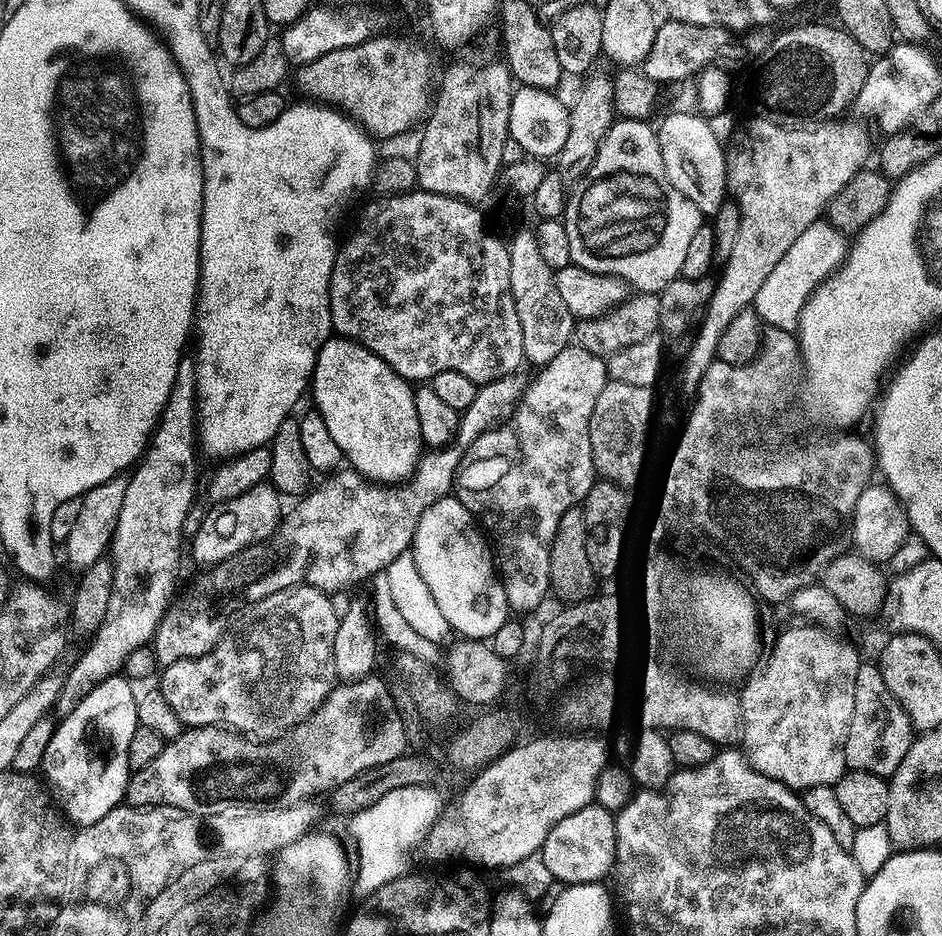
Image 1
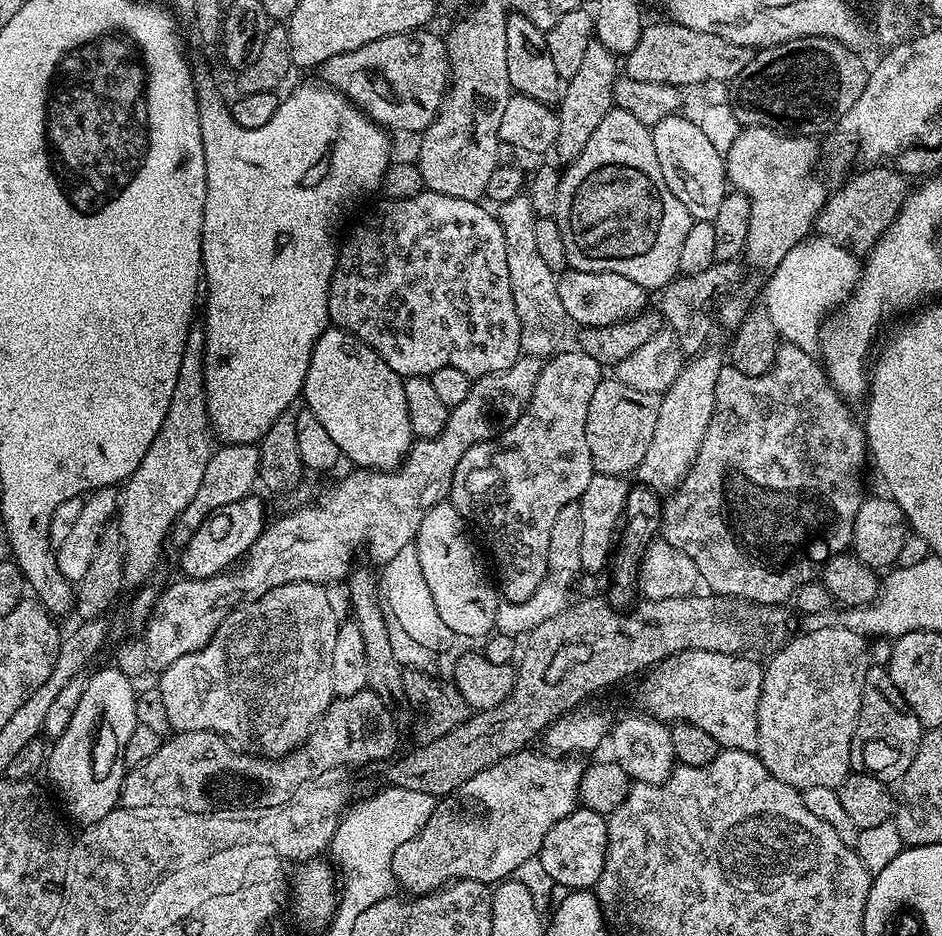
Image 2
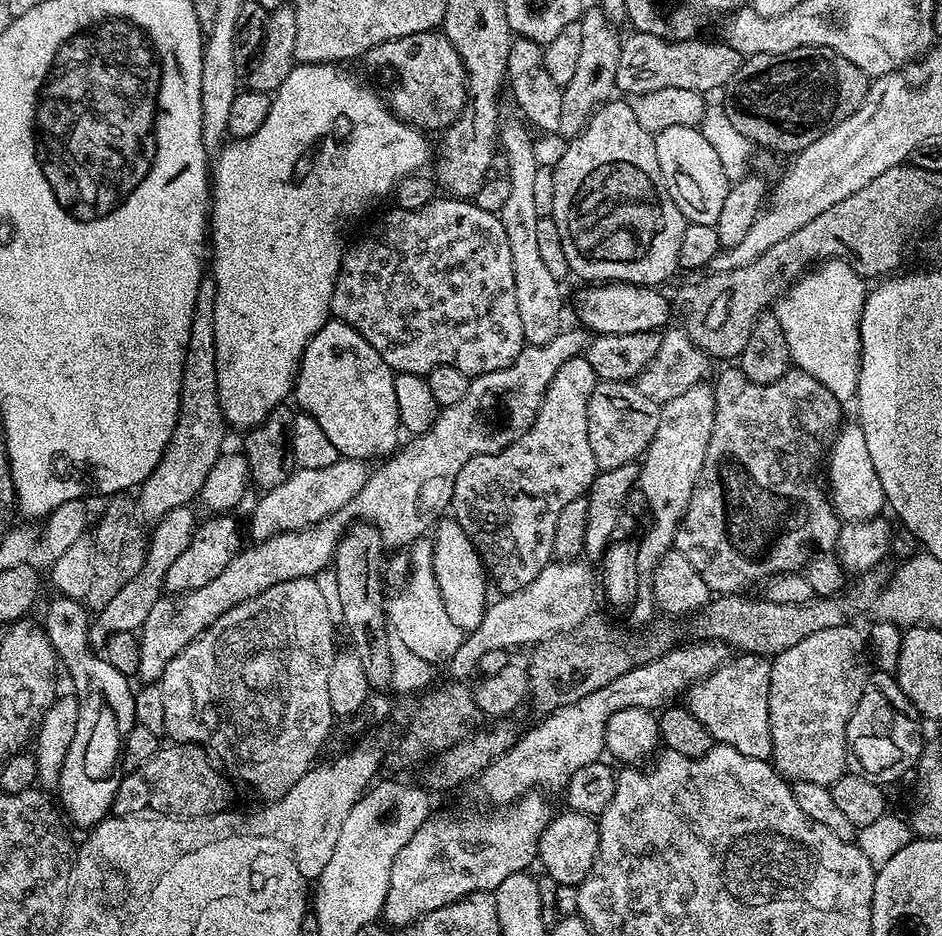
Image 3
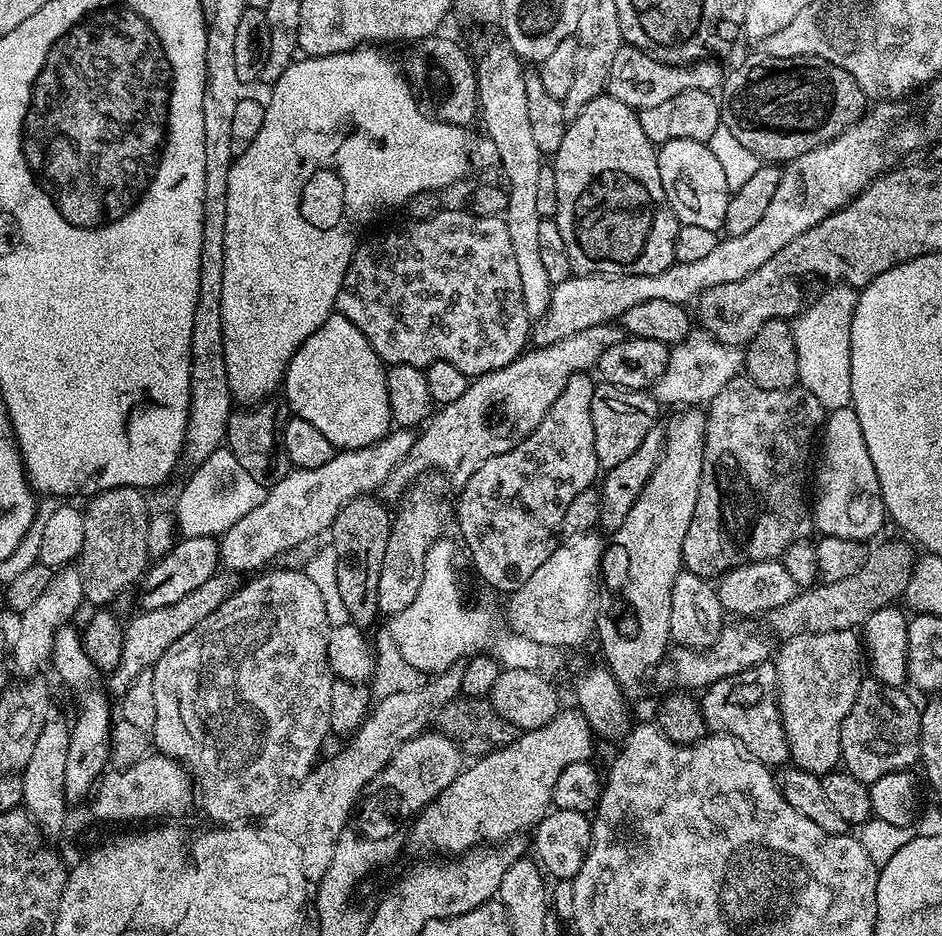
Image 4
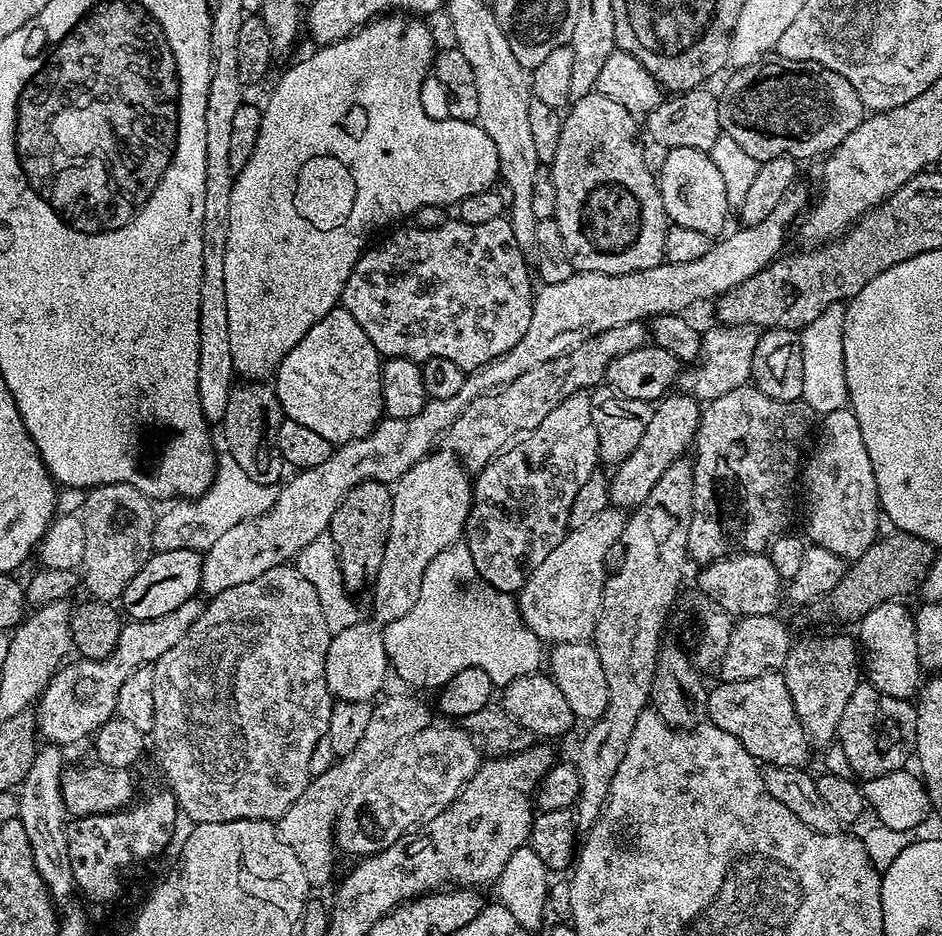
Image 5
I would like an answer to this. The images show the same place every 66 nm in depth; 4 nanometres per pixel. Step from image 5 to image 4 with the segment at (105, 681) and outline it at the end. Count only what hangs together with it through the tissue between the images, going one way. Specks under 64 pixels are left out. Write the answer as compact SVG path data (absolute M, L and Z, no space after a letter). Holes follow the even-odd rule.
M187 596L181 598L179 602L174 602L174 606L166 606L150 612L141 611L140 616L134 617L130 622L127 621L124 629L122 658L118 666L110 672L113 693L114 691L116 694L123 693L136 676L151 669L152 665L158 662L158 658L167 650L171 641L186 634L198 621L208 616L209 605L199 604L198 601L196 596Z

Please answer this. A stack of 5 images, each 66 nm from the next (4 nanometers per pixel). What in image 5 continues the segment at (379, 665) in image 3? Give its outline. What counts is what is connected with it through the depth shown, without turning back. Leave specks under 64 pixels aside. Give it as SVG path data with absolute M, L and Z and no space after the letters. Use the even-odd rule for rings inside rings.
M374 480L360 483L340 500L331 519L328 535L337 549L343 586L350 594L362 591L365 593L375 583L378 570L382 566L386 538L389 537L391 513L391 489Z

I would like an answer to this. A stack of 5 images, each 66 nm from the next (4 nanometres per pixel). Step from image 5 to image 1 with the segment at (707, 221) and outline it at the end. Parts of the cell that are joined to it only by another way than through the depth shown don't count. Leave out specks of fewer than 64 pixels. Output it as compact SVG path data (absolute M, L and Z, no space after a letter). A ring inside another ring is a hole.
M674 112L657 125L659 154L667 180L679 193L698 206L705 216L714 216L727 199L726 152L705 117L693 112Z

